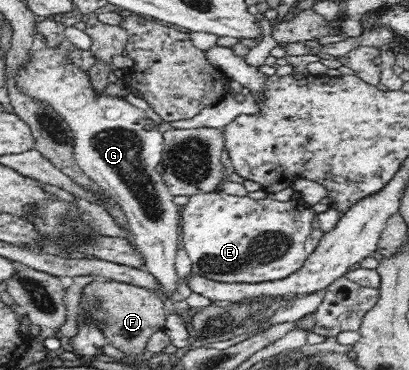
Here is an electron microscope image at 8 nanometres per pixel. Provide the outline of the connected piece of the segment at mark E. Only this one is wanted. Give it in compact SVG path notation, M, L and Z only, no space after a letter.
M223 191L200 192L189 196L188 203L180 208L180 212L183 249L191 259L192 274L222 283L262 283L292 275L308 259L305 243L313 230L314 210L302 196L276 201L268 197L259 200L249 196L236 197Z

